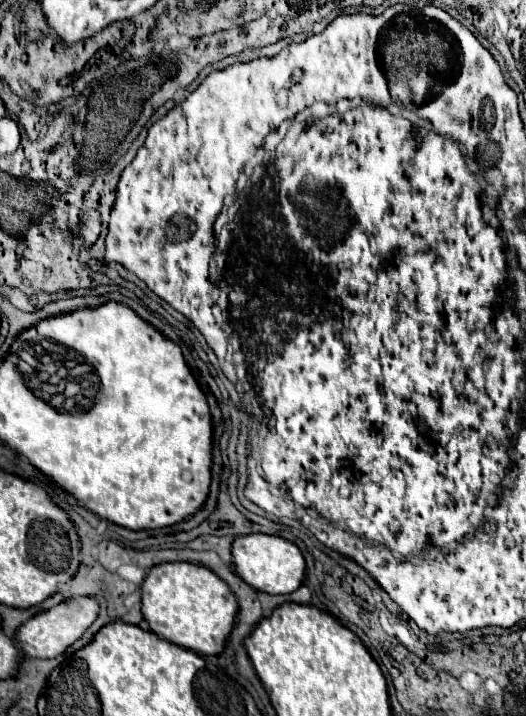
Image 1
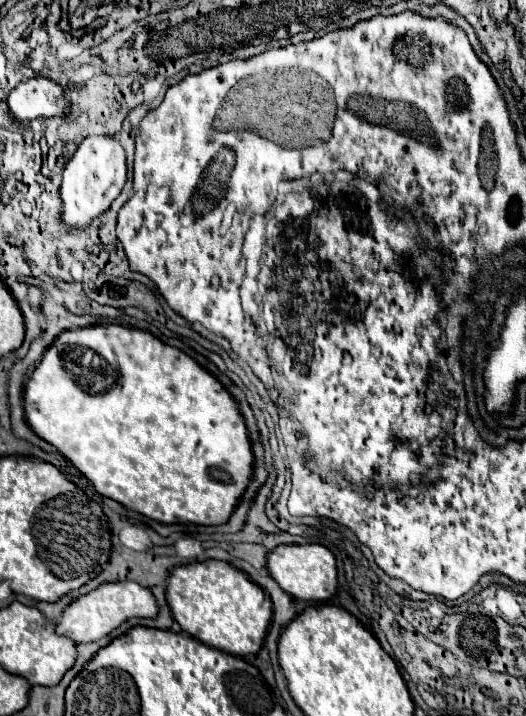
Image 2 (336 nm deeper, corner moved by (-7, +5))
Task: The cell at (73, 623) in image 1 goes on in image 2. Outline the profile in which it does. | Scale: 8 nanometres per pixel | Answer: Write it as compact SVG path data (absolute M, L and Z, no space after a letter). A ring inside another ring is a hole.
M133 580L111 582L111 584L101 584L93 592L79 596L75 602L71 602L65 608L63 616L59 618L57 630L63 636L75 640L77 644L95 642L107 636L109 632L113 632L115 628L119 628L129 618L155 618L157 614L159 614L159 608L157 608L155 596L151 594L151 588L145 588Z

